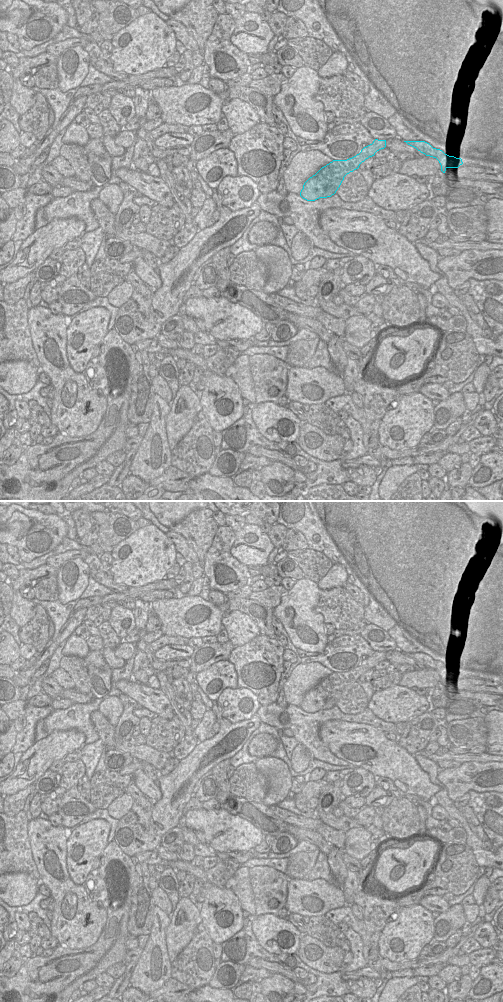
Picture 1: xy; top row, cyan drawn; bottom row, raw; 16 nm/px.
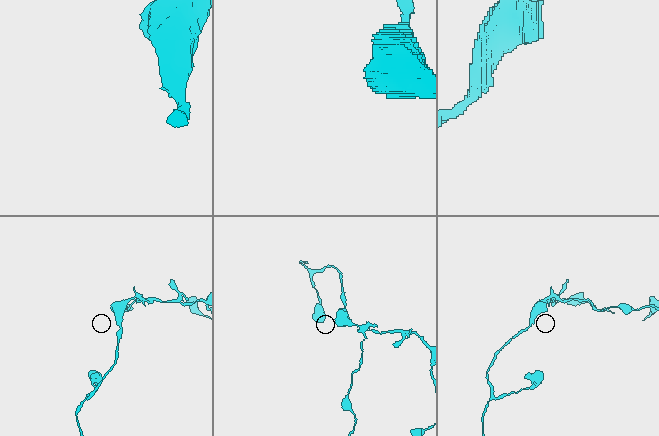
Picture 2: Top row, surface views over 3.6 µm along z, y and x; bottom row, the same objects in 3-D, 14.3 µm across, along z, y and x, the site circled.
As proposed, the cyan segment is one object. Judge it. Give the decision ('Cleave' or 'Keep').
Cleave.

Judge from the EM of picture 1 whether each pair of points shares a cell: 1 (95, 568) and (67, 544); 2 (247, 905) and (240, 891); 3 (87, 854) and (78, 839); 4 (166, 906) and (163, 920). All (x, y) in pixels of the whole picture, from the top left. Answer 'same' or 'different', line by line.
1: same
2: same
3: same
4: different

